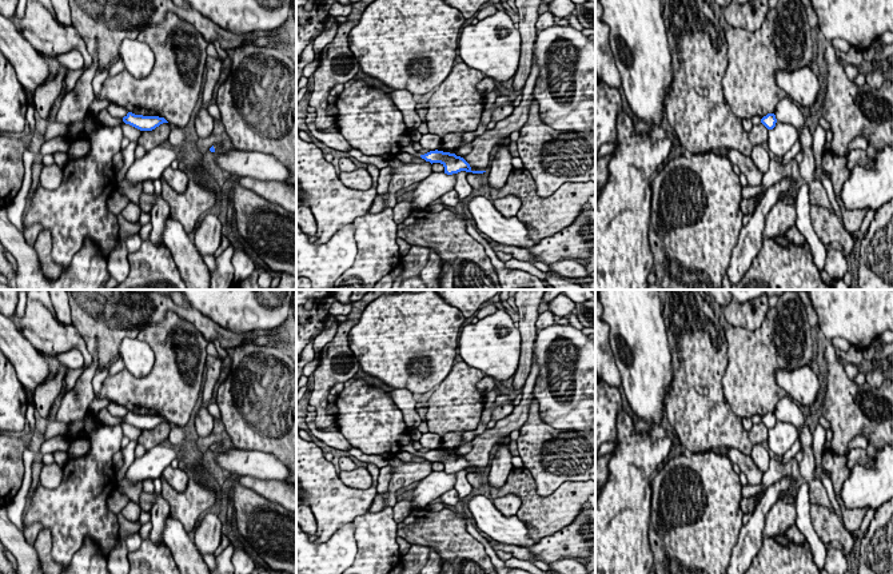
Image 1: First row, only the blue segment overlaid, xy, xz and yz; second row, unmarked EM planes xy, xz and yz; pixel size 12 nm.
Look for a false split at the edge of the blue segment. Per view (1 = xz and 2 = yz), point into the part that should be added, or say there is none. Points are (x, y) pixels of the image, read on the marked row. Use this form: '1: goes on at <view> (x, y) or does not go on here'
1: does not go on here
2: does not go on here

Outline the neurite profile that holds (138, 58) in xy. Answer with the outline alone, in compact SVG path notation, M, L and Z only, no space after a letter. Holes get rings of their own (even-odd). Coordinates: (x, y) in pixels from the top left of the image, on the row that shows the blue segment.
M131 39L121 41L119 59L124 63L125 69L137 80L147 77L155 64L155 56L150 45Z

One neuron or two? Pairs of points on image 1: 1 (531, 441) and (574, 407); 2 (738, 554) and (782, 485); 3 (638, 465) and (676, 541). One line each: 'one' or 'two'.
1: two
2: one
3: two

